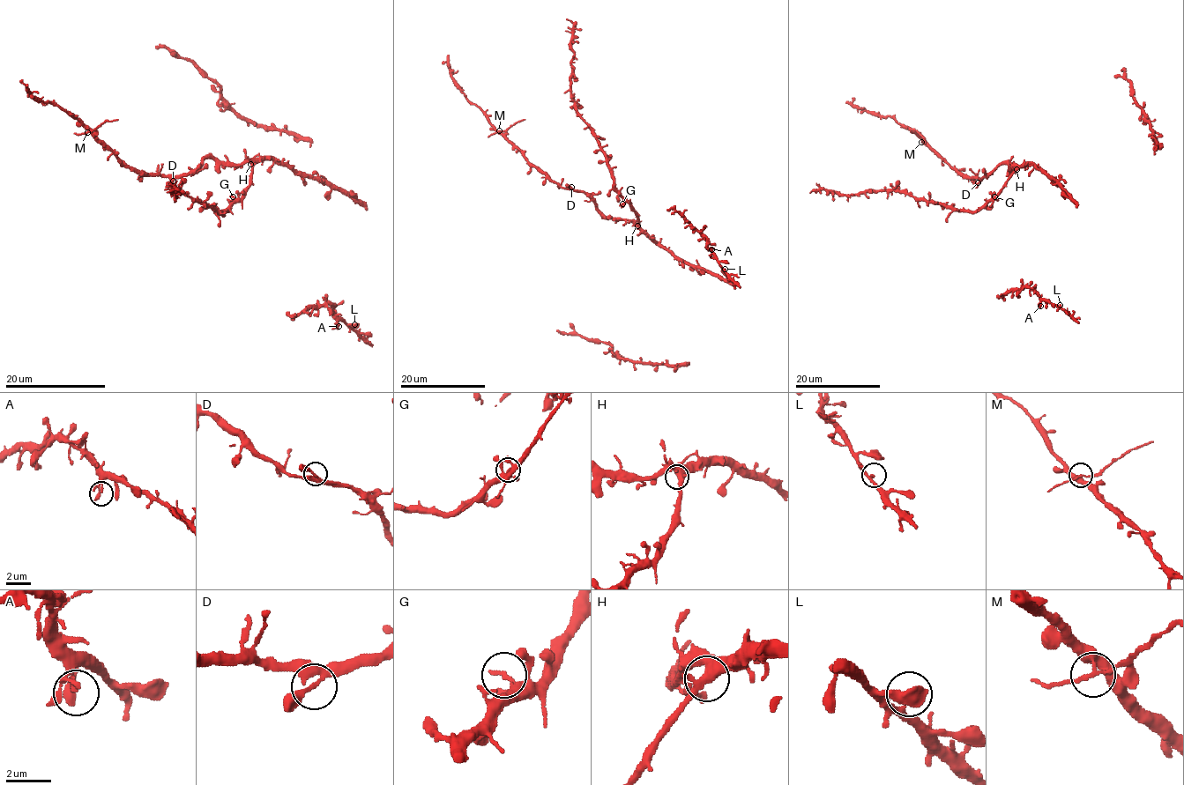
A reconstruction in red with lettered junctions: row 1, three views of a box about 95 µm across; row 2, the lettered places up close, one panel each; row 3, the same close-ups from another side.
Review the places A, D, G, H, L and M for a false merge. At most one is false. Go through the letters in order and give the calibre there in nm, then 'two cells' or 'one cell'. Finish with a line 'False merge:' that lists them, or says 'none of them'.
A: calibre 140 nm; one cell
D: calibre 160 nm; one cell
G: calibre 170 nm; one cell
H: calibre 400 nm; one cell
L: calibre 180 nm; one cell
M: calibre 170 nm; two cells
False merge: M

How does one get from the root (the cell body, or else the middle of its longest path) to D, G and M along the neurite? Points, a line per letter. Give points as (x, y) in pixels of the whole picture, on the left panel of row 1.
D: (271, 160), (248, 159), (241, 164), (224, 164), (205, 158), (194, 170), (185, 175), (178, 175), (173, 181)
G: (271, 160), (258, 159), (253, 166), (251, 183), (247, 192), (241, 198), (233, 196)
M: (271, 160), (248, 159), (241, 164), (224, 164), (205, 158), (185, 175), (143, 175), (128, 168), (87, 131)

